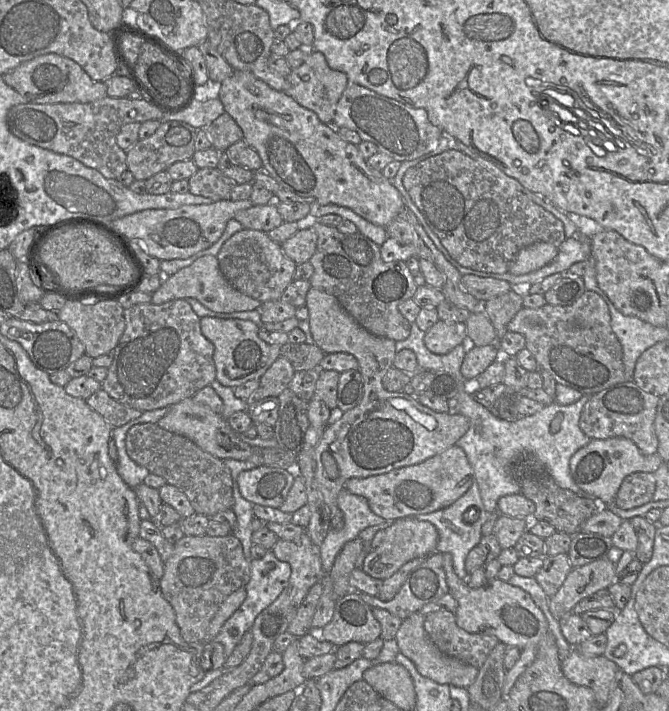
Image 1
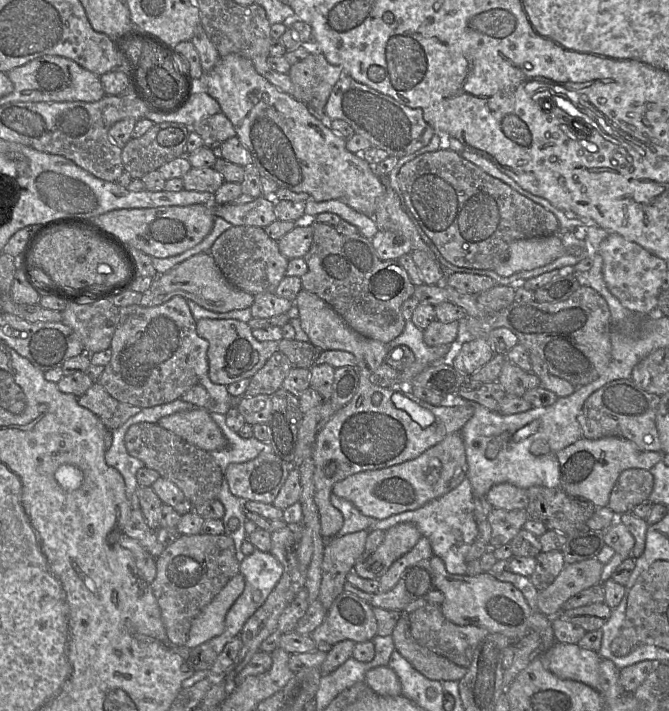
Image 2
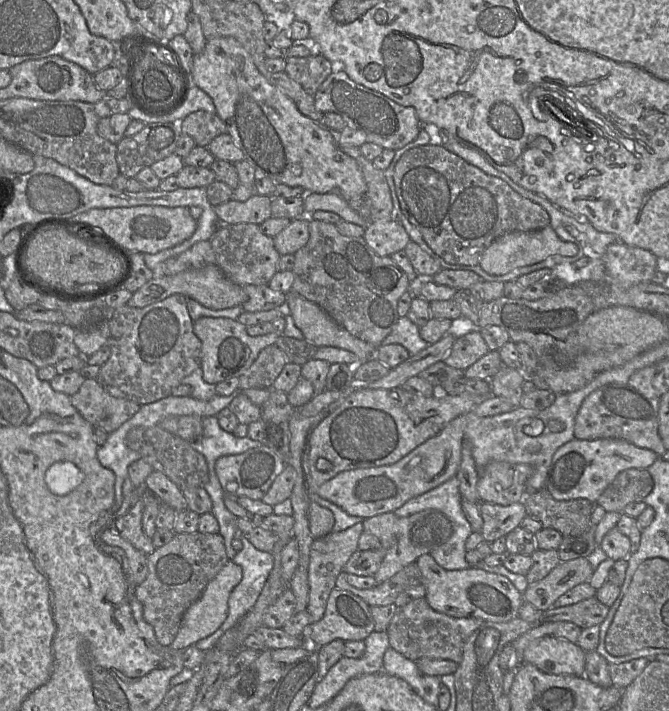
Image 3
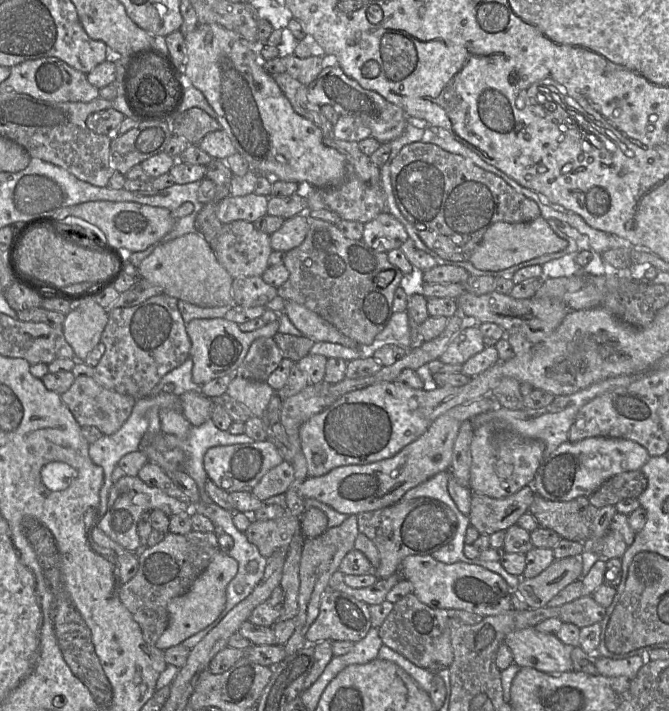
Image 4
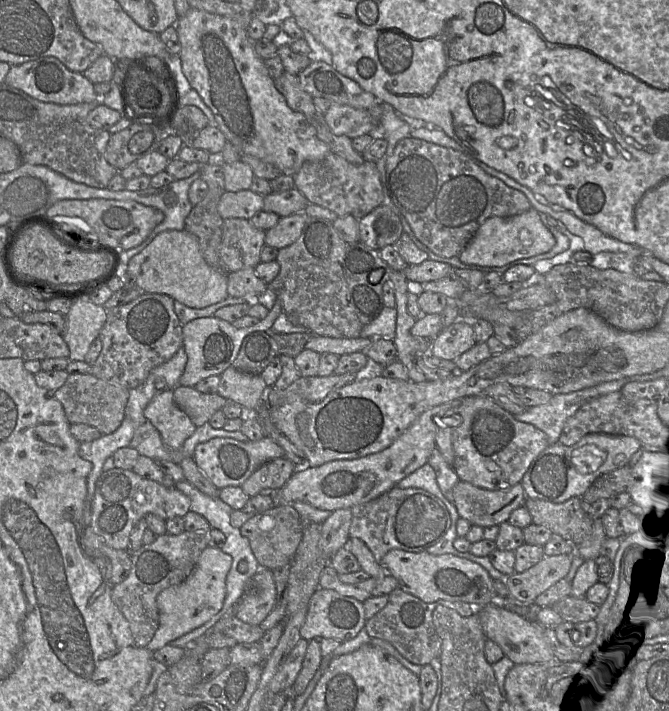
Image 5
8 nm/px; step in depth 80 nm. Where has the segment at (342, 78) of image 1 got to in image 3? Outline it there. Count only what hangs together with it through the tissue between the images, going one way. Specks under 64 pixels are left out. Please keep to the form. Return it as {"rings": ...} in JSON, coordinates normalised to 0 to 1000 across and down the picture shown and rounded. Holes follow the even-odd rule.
{"rings":[[[481,76],[428,82],[426,103],[469,135],[496,103],[496,90]]]}

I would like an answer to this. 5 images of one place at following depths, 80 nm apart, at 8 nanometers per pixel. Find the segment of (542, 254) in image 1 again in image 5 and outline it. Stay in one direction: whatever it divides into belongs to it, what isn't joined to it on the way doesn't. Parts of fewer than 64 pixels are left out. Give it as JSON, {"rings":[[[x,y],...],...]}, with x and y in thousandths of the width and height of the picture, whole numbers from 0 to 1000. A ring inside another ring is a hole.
{"rings":[[[795,290],[779,301],[726,308],[685,361],[695,371],[740,376],[819,354],[828,345],[830,333]]]}

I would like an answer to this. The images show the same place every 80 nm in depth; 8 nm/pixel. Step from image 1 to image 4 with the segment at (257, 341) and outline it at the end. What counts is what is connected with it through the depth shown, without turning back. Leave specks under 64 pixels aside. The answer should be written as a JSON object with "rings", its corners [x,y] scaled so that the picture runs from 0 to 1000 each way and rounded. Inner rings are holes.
{"rings":[[[335,447],[290,449],[281,453],[278,467],[286,480],[284,504],[288,508],[288,537],[302,543],[321,532],[351,527],[380,478],[389,474],[408,475],[416,467],[416,460],[417,450],[375,467],[362,467],[356,456]]]}

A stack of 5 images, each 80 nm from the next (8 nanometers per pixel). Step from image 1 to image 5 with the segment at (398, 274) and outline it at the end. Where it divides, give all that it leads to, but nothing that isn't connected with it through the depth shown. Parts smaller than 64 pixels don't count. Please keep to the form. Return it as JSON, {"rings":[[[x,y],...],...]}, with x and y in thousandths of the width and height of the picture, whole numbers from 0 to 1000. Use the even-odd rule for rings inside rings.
{"rings":[[[459,305],[448,333],[435,345],[416,350],[413,366],[419,374],[416,387],[381,423],[404,437],[417,421],[433,450],[441,449],[442,457],[456,459],[466,471],[538,474],[543,461],[562,449],[575,432],[572,401],[583,392],[587,378],[570,363],[567,352],[540,339],[516,339],[492,309]]]}

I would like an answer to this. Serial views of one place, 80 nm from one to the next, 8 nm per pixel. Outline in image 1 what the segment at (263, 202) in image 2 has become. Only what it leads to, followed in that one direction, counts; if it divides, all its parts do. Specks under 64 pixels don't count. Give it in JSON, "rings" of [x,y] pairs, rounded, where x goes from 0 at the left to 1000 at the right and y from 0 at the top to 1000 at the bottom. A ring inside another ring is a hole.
{"rings":[[[413,283],[396,288],[378,288],[356,297],[350,307],[363,321],[401,328],[419,318],[425,311],[413,294]]]}

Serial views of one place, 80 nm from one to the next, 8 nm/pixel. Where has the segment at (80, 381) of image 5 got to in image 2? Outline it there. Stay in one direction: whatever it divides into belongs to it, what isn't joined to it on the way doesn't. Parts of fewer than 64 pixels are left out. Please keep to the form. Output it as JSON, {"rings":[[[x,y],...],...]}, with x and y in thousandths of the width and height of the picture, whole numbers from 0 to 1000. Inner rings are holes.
{"rings":[[[141,537],[117,558],[117,567],[142,582],[161,605],[178,602],[211,578],[208,572],[182,567],[164,557],[146,537]]]}

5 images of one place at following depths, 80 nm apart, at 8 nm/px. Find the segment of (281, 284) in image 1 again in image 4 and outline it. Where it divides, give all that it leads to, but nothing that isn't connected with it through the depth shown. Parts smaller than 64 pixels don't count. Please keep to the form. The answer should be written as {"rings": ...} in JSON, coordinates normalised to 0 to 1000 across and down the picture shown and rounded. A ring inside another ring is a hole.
{"rings":[[[354,309],[333,315],[318,354],[326,368],[351,392],[357,390],[390,390],[402,376],[401,363],[407,353],[401,329],[384,323],[375,312]]]}

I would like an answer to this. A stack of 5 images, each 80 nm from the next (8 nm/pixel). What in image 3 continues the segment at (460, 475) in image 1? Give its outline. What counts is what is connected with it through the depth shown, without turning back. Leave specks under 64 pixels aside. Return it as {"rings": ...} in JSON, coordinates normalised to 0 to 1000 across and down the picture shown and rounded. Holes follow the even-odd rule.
{"rings":[[[697,582],[673,592],[652,613],[640,617],[589,653],[517,661],[483,679],[474,696],[523,724],[550,729],[587,720],[610,703],[680,671],[689,650],[697,605]]]}

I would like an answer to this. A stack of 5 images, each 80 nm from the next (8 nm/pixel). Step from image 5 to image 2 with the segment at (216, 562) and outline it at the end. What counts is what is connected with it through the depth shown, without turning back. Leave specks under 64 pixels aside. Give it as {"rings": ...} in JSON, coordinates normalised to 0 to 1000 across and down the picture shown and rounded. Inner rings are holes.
{"rings":[[[360,806],[350,810],[318,844],[288,872],[277,909],[290,911],[329,893],[336,882],[338,864],[366,826]]]}

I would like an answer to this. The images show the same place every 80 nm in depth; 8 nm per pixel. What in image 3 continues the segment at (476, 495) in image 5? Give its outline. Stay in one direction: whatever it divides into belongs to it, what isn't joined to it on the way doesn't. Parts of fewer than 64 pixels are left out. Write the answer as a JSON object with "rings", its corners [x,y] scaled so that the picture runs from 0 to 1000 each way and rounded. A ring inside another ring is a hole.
{"rings":[[[719,705],[714,707],[722,730],[717,751],[723,759],[734,764],[747,755],[755,755],[788,726],[782,706],[767,707],[759,712]]]}

